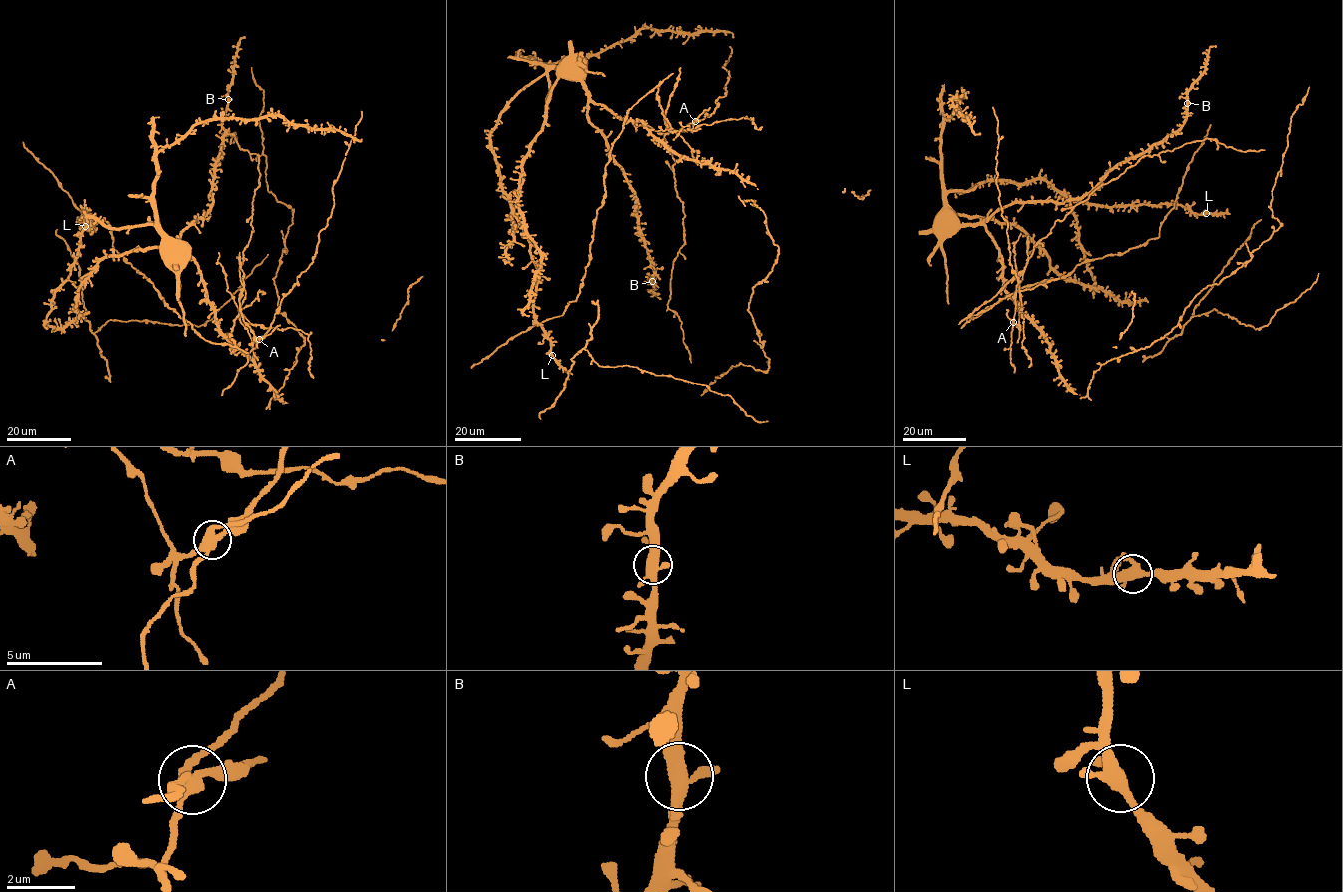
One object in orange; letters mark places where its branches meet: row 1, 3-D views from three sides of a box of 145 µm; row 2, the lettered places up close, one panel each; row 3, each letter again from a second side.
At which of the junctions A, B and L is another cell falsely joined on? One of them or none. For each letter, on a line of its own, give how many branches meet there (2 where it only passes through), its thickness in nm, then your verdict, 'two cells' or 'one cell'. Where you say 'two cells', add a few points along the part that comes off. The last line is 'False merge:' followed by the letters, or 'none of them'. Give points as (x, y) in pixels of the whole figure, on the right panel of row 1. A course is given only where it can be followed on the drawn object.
A: 4 branches meet; 360 nm thick; two cells; foreign part runs (1012, 322), (1018, 324), (1018, 291), (966, 320), (1023, 287), (1157, 238), (1211, 124)
B: 4 branches meet; 380 nm thick; one cell
L: 4 branches meet; 360 nm thick; one cell
False merge: A

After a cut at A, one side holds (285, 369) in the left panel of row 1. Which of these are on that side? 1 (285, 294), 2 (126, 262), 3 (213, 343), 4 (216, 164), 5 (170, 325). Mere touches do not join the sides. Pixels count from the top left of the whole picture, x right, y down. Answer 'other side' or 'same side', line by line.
1: same side
2: other side
3: other side
4: same side
5: same side

